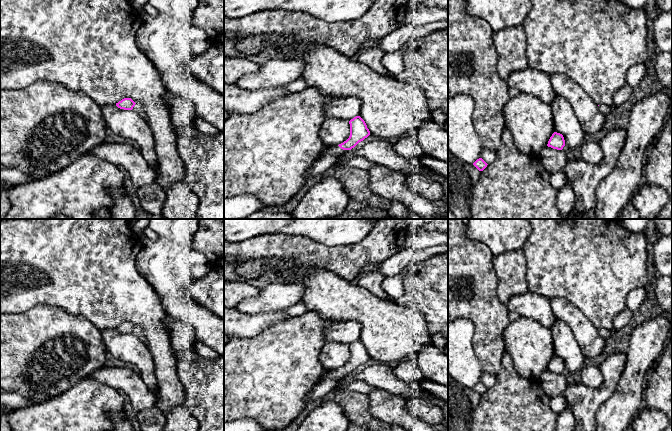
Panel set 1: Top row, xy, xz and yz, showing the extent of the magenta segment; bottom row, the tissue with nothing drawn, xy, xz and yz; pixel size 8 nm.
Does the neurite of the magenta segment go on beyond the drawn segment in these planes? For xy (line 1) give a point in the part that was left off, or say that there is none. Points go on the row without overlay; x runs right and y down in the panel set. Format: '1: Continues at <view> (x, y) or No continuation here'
1: No continuation here

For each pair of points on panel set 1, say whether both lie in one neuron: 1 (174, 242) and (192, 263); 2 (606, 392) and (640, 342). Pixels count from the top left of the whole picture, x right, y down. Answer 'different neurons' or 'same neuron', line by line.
1: different neurons
2: different neurons

